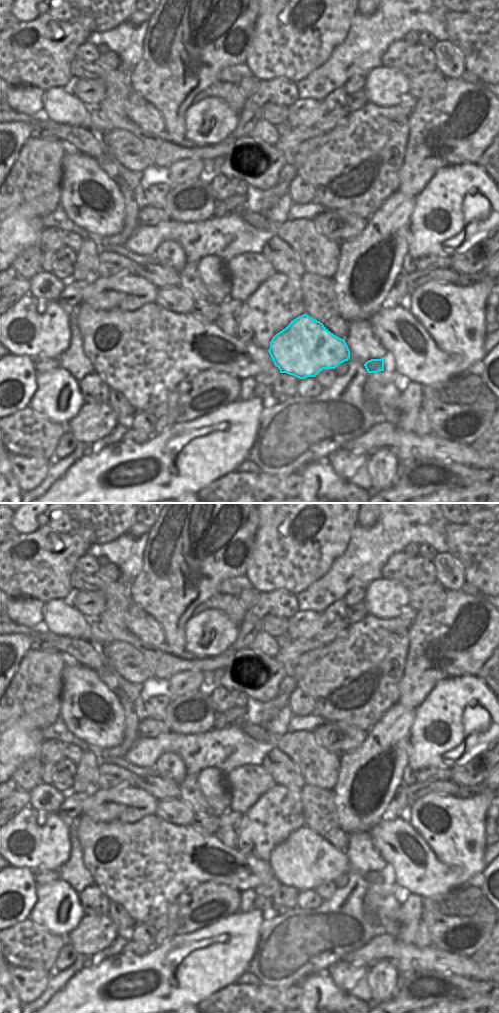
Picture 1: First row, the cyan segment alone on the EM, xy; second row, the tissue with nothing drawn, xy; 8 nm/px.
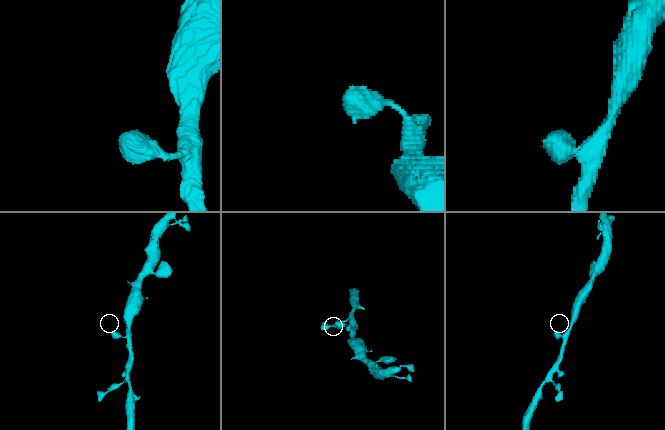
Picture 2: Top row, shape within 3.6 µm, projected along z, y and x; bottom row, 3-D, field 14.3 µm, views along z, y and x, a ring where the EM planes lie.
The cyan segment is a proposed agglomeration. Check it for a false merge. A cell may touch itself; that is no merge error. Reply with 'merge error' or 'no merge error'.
no merge error

